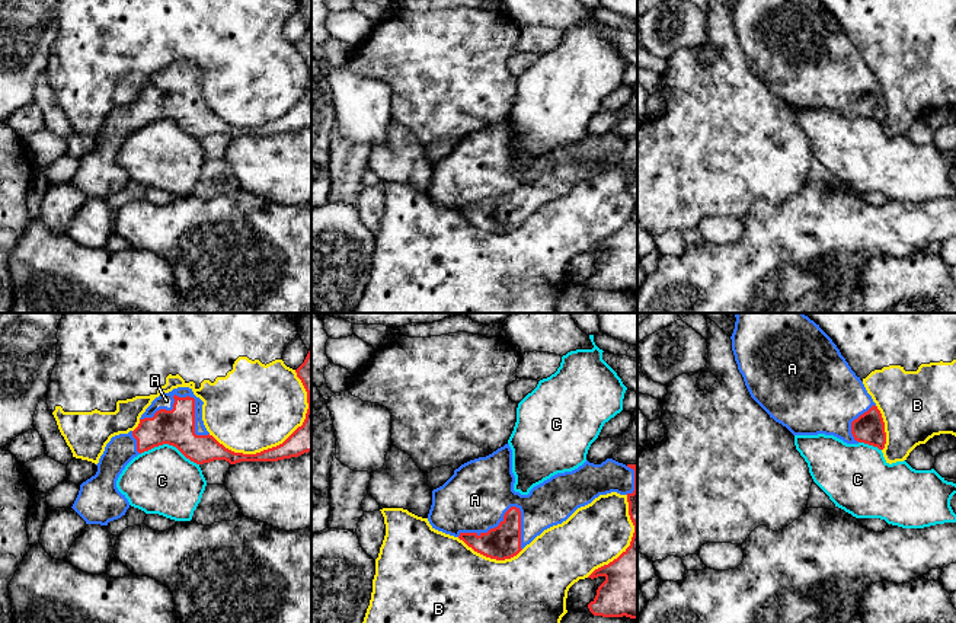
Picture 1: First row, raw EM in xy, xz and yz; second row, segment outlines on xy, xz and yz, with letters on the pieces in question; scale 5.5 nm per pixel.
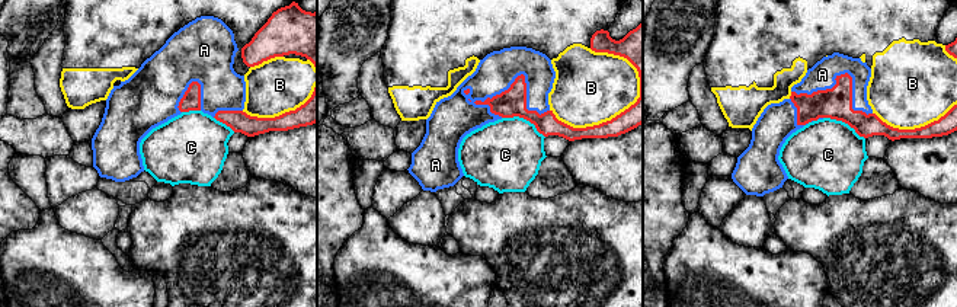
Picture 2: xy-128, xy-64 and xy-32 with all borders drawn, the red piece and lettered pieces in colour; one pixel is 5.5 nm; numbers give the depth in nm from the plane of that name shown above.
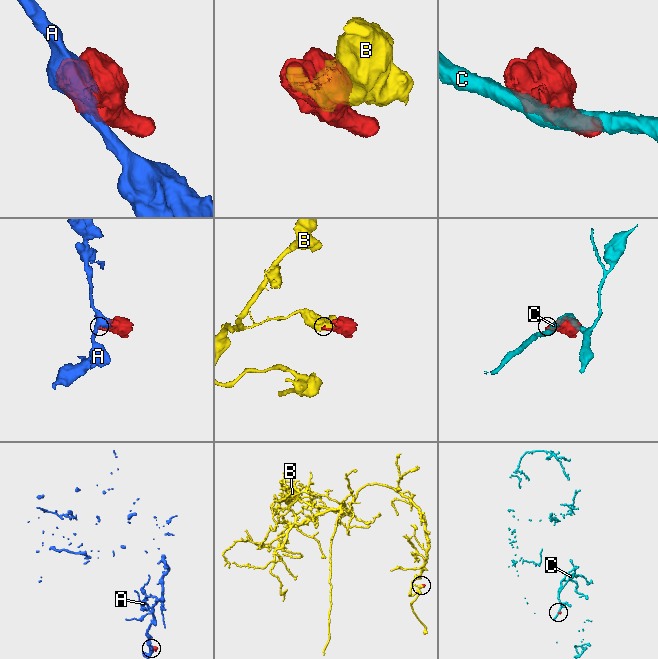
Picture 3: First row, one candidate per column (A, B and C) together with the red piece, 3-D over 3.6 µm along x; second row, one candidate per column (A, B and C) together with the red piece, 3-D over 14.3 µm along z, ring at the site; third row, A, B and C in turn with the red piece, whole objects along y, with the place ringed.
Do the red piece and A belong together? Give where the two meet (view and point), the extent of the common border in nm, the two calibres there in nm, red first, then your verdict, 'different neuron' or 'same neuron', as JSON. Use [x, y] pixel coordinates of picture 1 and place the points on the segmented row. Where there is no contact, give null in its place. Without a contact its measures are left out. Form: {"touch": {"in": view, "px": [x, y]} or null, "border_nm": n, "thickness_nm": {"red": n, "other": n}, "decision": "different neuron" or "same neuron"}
{"touch": {"in": "xy", "px": [186, 396]}, "border_nm": 400, "thickness_nm": {"red": 200, "other": 90}, "decision": "same neuron"}

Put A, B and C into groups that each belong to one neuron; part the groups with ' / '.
A / B / C

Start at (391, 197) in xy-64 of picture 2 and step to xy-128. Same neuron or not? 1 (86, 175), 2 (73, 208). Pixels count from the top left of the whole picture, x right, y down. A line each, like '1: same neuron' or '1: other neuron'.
1: same neuron
2: other neuron

